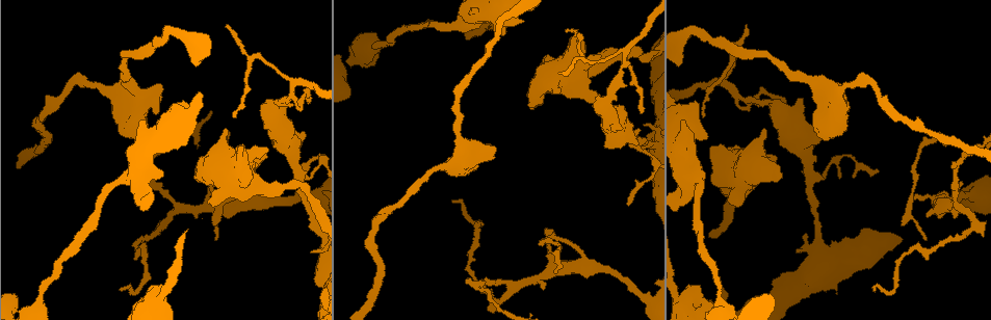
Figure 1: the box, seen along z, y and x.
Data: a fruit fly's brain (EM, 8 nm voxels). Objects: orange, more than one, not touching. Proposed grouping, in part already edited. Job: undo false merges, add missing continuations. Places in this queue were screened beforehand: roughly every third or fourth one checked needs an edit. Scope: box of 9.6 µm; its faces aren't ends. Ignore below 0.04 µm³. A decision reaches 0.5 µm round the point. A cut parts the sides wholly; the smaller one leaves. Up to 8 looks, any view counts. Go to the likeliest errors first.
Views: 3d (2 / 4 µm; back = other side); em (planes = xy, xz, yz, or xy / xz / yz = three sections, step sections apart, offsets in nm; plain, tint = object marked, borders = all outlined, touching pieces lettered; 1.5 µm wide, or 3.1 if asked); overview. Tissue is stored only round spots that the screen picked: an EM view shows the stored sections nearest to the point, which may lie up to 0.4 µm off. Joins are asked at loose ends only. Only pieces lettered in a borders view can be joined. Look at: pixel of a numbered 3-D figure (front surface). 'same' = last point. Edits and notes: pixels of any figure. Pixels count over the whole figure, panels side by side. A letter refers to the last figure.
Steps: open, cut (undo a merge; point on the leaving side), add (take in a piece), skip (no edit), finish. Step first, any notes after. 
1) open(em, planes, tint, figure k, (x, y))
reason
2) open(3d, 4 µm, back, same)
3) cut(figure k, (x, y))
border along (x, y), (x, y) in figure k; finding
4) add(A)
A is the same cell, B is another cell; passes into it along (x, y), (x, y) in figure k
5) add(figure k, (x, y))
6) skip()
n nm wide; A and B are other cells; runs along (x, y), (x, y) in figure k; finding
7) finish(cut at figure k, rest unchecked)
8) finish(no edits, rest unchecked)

open(em, xy, step 8, tint, figure 1, (228, 24))
thin end

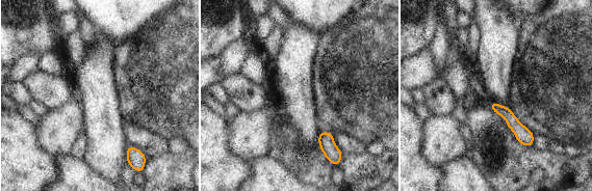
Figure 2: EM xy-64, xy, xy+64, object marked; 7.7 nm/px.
open(em, planes, borders, same)
cut it another way

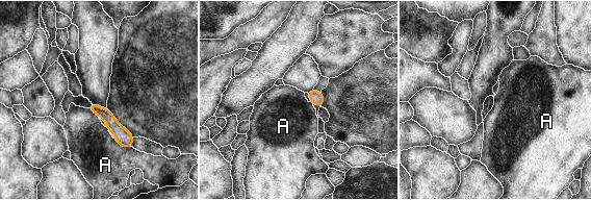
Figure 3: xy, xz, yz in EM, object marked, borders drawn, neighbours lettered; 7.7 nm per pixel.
skip()
90 nm wide; A is another cell; border along (113, 139), (120, 145), (132, 148) in figure 3; none of them fits

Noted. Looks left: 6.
open(em, planes, borders, figure 1, (266, 158))
branch stops here

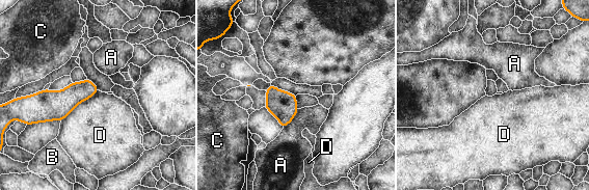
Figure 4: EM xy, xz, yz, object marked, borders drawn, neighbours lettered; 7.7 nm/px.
skip()
D touches over 400 nm; A, B, C and D are other cells; border along (99, 90), (82, 101), (60, 123) in figure 4; none of them fits

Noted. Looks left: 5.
open(em, planes, borders, figure 1, (705, 139))
branch stops here

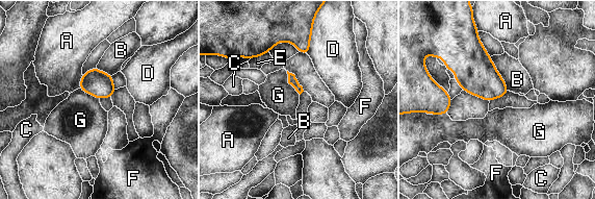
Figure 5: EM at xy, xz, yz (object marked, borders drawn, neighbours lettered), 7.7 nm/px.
skip()
A, B, C, D, E, F and G are other cells; border along (286, 71), (288, 82), (300, 94) in figure 5; no lettered piece goes on from it

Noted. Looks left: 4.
finish(no edits, rest unchecked)

